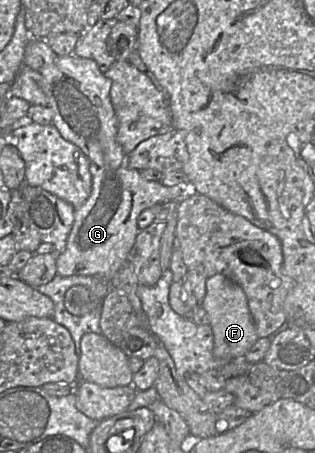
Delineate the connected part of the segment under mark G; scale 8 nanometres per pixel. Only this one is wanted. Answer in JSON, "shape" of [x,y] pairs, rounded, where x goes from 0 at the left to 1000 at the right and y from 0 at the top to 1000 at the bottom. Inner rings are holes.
{"shape":[[[238,121],[187,124],[156,146],[124,157],[133,168],[133,196],[152,219],[152,234],[168,243],[168,276],[194,300],[248,322],[283,353],[292,386],[292,417],[260,455],[238,461],[235,492],[219,514],[200,558],[178,561],[181,605],[190,609],[302,609],[346,625],[371,600],[406,578],[406,561],[429,536],[441,501],[441,472],[489,453],[565,446],[600,422],[587,411],[524,411],[508,402],[463,397],[435,373],[406,366],[406,342],[397,340],[368,307],[375,267],[352,225],[356,181],[324,161],[308,139],[279,128]]]}

